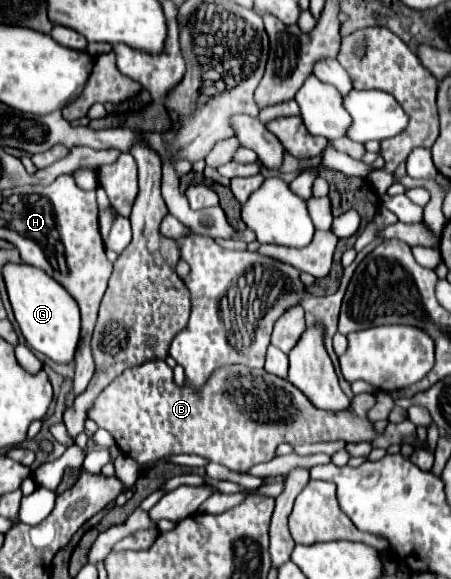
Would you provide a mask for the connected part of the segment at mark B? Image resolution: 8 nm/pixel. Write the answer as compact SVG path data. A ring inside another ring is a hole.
M157 359L139 365L137 369L127 369L105 387L91 407L89 419L107 429L117 447L141 465L167 455L193 453L221 463L231 471L247 473L253 465L271 461L279 443L303 445L341 439L347 443L373 441L377 433L367 419L367 411L375 401L373 393L361 393L355 395L351 405L343 411L317 409L287 379L245 365L215 369L195 393L187 381L179 387L173 379L173 369Z

